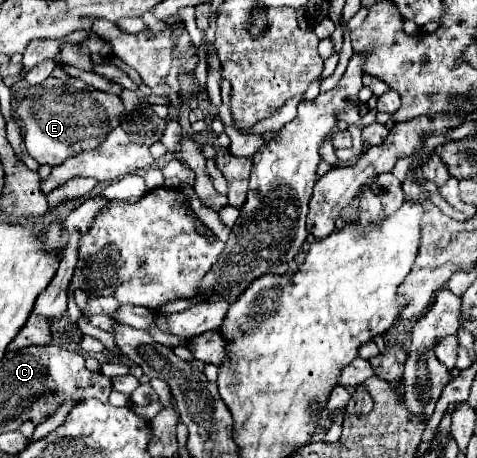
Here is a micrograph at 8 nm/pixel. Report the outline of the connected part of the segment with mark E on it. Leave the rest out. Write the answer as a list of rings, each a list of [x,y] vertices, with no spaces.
[[[55,77],[31,87],[31,95],[17,105],[27,153],[41,165],[61,165],[67,157],[73,157],[83,149],[97,149],[119,125],[121,113],[123,105],[119,95],[93,89],[79,79],[63,83]]]

